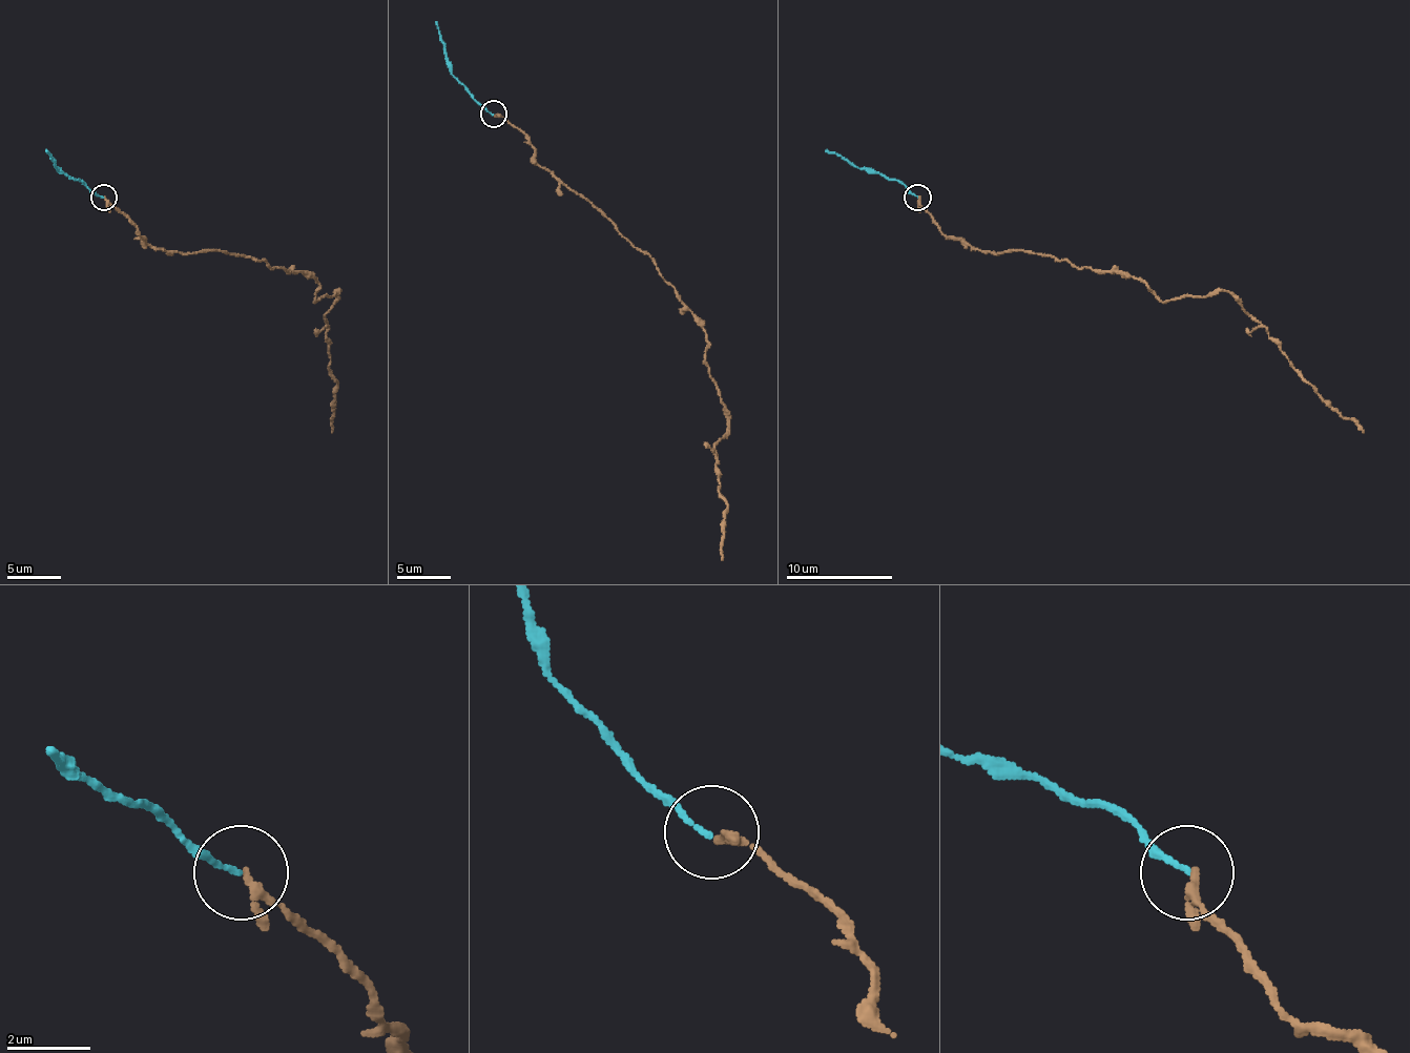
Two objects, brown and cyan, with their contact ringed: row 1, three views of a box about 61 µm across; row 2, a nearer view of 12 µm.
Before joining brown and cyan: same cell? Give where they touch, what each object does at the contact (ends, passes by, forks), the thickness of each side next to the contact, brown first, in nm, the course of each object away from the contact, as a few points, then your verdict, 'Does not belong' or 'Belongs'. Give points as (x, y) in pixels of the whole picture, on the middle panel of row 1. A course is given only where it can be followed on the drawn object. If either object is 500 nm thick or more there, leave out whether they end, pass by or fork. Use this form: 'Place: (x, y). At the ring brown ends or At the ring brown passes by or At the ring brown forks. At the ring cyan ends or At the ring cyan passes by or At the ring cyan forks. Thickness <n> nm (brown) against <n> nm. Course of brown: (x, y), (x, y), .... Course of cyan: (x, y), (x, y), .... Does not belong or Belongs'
Place: (493, 114). At the ring brown passes by. At the ring cyan ends. Thickness 160 nm (brown) against 110 nm. Course of brown: (494, 116), (643, 252), (705, 332), (726, 412), (716, 447), (726, 503), (721, 559). Course of cyan: (494, 114), (473, 97), (451, 73), (451, 62), (435, 22). Belongs

